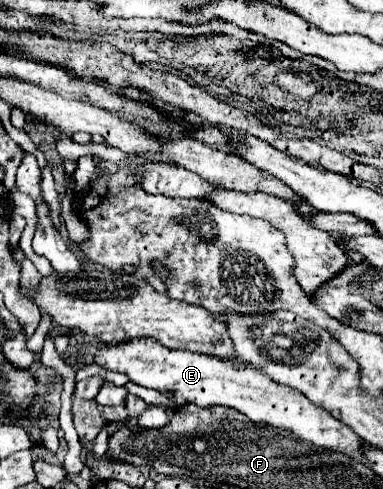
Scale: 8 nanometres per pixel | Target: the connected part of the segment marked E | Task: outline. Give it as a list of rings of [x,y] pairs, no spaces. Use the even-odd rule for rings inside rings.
[[[134,339],[120,347],[100,345],[96,349],[96,363],[110,371],[128,375],[130,381],[136,385],[158,391],[174,391],[174,401],[178,405],[186,405],[186,403],[196,403],[200,407],[226,405],[248,415],[248,419],[252,421],[264,421],[274,427],[288,429],[316,447],[340,451],[350,455],[352,459],[362,459],[362,451],[360,451],[362,441],[356,433],[350,431],[348,425],[334,419],[326,409],[312,405],[300,391],[278,385],[268,375],[252,367],[236,369],[222,359],[190,353],[190,351],[172,351],[152,339]]]

